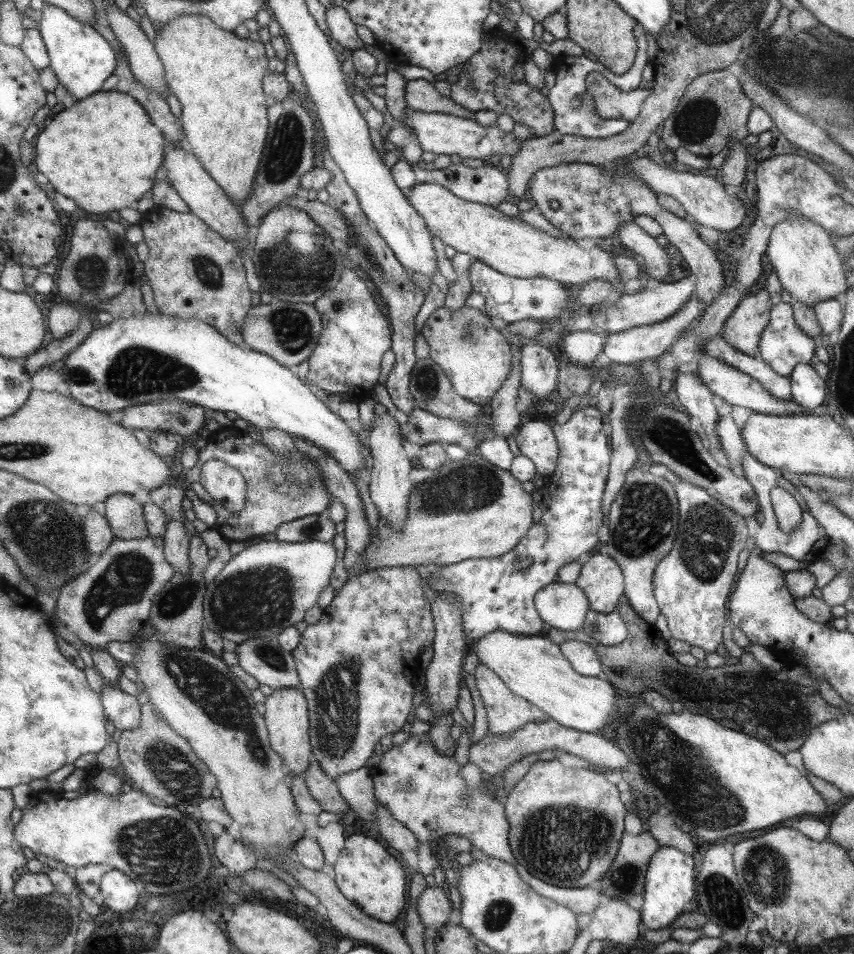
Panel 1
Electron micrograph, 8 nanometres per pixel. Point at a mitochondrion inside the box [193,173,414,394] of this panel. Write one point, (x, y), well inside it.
(293, 331)

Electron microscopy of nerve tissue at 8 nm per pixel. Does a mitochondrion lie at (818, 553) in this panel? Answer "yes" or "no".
no

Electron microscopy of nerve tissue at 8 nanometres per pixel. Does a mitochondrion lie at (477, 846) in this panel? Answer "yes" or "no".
no

